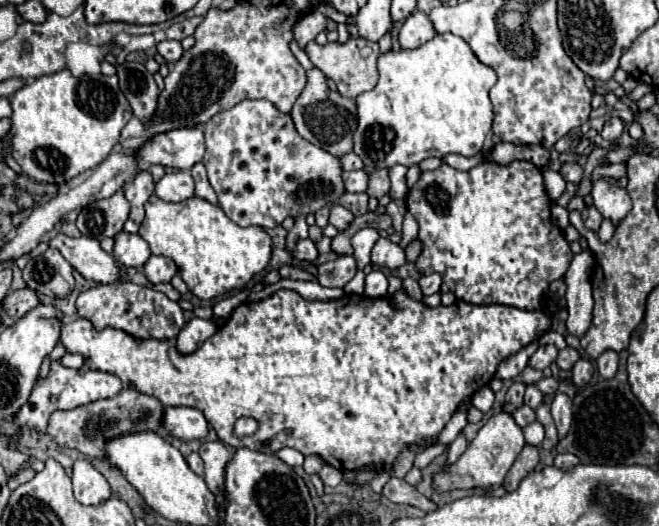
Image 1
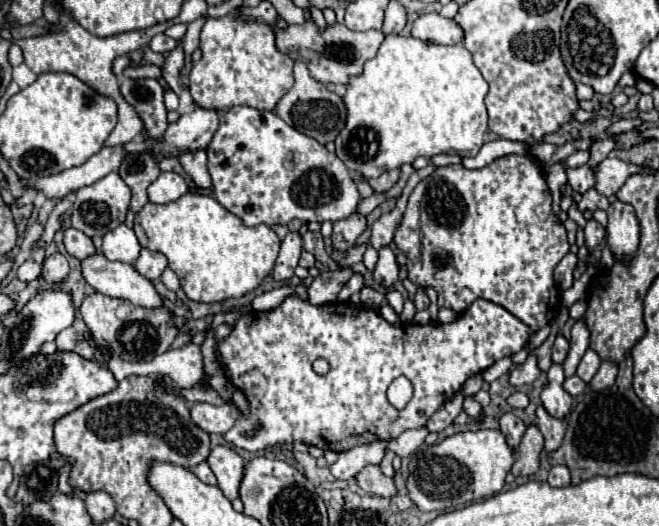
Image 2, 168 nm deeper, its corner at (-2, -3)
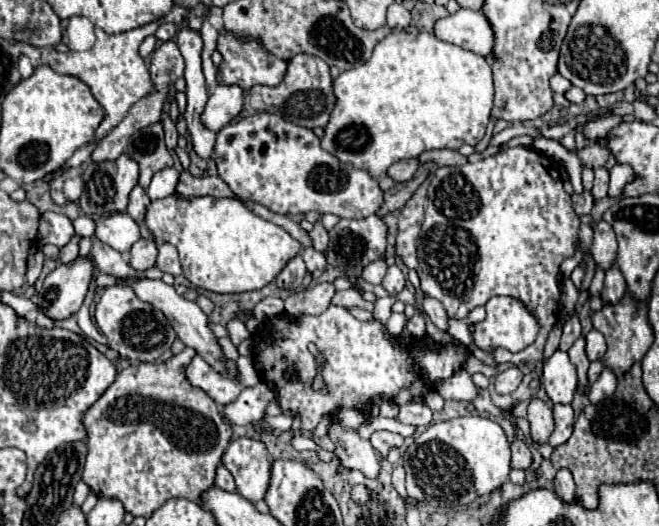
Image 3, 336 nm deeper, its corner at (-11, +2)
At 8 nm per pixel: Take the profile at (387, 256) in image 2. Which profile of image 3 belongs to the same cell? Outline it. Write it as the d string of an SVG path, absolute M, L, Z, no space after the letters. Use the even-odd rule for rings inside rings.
M391 265L387 269L387 275L383 279L383 287L391 295L397 295L405 287L405 275L403 275L403 271L397 265Z

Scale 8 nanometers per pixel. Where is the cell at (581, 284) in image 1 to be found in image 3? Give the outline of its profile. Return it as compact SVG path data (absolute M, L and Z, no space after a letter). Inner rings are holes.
M579 337L573 347L567 351L571 357L571 363L577 367L577 375L579 375L579 389L587 389L587 367L589 367L589 359L585 355L585 339Z

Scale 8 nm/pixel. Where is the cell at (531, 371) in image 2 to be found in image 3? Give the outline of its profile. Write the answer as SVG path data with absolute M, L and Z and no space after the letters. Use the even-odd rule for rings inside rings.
M509 367L503 373L499 373L499 377L495 379L495 389L505 395L505 393L513 393L517 389L517 385L523 379L523 371L519 367Z

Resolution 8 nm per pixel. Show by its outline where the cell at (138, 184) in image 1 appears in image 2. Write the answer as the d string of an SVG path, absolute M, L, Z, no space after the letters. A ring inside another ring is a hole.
M150 152L126 154L120 166L120 176L132 190L132 200L130 200L132 212L138 212L148 202L146 188L158 178L158 174L160 174L160 168Z

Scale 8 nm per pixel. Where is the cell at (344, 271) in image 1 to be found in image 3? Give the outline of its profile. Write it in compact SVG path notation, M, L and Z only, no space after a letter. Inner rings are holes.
M315 283L285 299L285 311L289 315L319 315L323 313L335 295L333 283Z

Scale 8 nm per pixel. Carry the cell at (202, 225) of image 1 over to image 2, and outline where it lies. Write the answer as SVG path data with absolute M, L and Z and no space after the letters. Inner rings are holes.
M190 192L168 204L148 202L136 214L134 232L142 246L146 246L148 250L162 252L168 258L168 266L178 274L182 290L194 302L222 302L254 292L260 286L260 282L272 272L280 250L280 238L270 226L246 226L238 216L230 214L216 198Z

